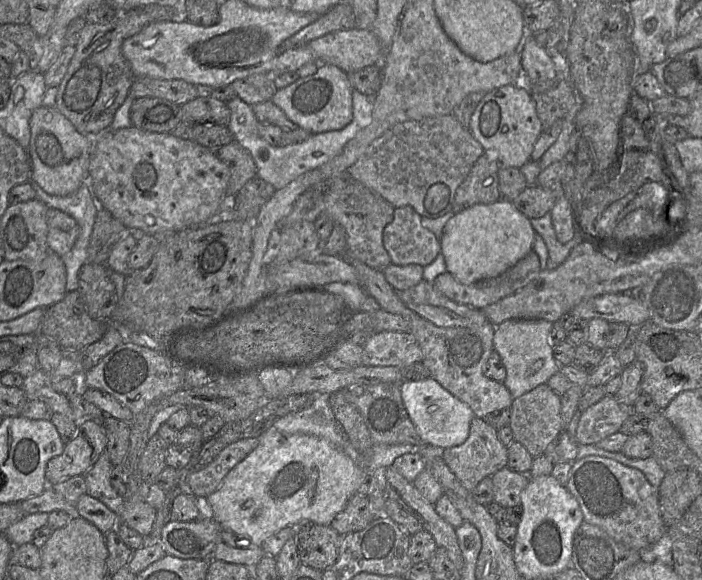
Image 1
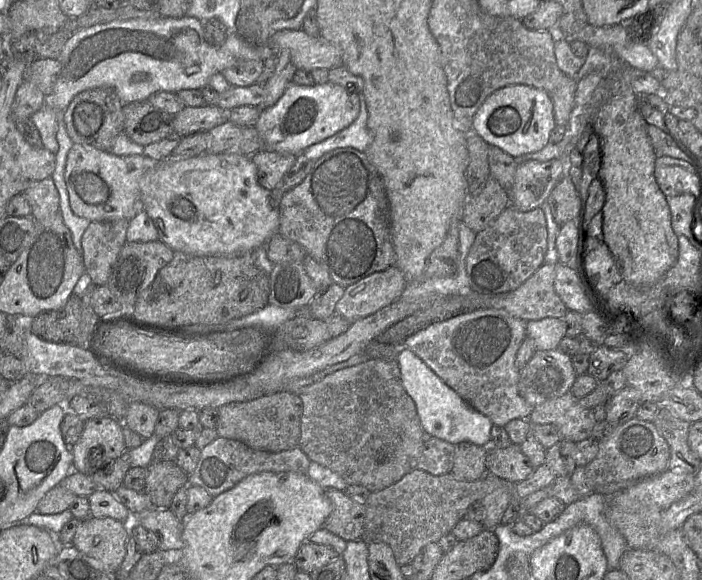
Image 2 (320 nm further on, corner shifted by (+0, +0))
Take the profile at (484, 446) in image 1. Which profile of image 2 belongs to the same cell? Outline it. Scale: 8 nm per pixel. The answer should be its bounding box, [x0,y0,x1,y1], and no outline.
[486,443,535,483]

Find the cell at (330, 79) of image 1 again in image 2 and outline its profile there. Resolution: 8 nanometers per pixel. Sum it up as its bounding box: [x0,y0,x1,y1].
[254,82,359,155]

